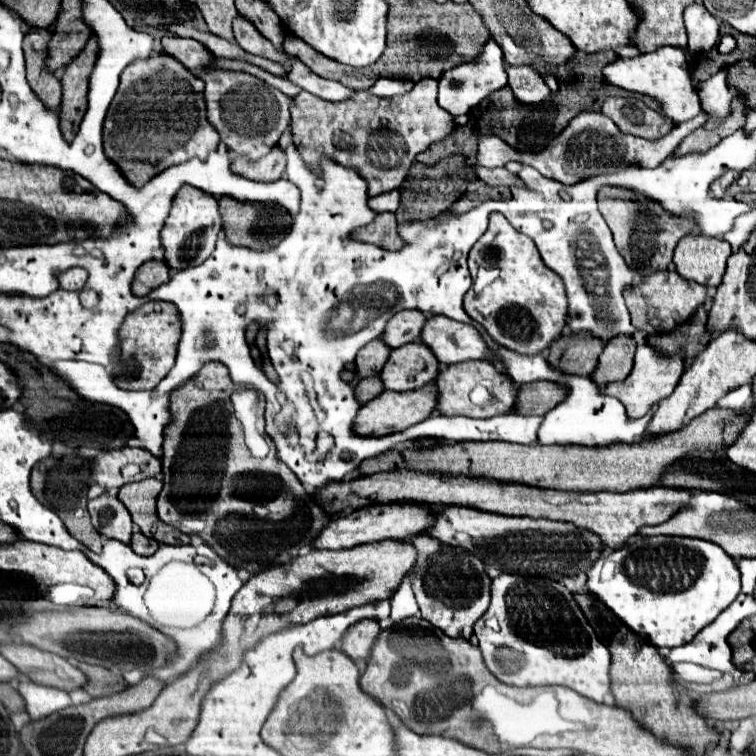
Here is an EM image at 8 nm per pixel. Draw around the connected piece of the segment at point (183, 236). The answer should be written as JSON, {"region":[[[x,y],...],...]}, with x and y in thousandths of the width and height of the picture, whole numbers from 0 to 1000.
{"region":[[[242,246],[229,265],[226,283],[213,307],[213,323],[218,328],[218,349],[231,357],[263,352],[284,331],[290,304],[292,304],[292,283],[287,265],[261,249]]]}

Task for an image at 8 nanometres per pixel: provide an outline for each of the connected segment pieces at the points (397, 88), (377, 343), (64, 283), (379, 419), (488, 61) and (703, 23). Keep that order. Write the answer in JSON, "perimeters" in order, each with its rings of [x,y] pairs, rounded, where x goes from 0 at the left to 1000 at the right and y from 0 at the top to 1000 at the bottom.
{"perimeters":[[[[501,103],[501,106],[496,108],[496,114],[491,114],[491,116],[488,116],[488,122],[491,122],[491,124],[496,124],[496,127],[507,127],[507,130],[512,130],[512,127],[536,124],[536,122],[541,122],[544,116],[546,116],[546,108],[541,108],[541,106]]],[[[491,450],[488,455],[483,455],[480,463],[475,463],[475,471],[470,474],[470,487],[472,487],[472,497],[475,500],[491,500],[499,497],[507,487],[507,481],[512,479],[515,471],[515,460],[501,450]]],[[[94,354],[83,362],[78,362],[78,376],[83,384],[104,386],[104,384],[110,384],[112,373],[115,373],[115,357],[110,357],[110,354]]],[[[565,508],[554,516],[544,516],[544,519],[504,519],[499,526],[493,526],[491,532],[480,534],[478,542],[472,545],[472,553],[467,556],[467,571],[472,577],[515,577],[522,571],[530,571],[546,561],[560,558],[567,548],[575,545],[575,532],[578,532],[578,516],[575,508]]],[[[647,53],[639,61],[639,69],[631,77],[631,82],[610,85],[583,101],[583,106],[581,106],[581,140],[586,146],[591,146],[597,153],[618,151],[639,130],[644,130],[655,119],[663,119],[668,111],[671,111],[671,95],[668,95],[668,85],[665,85],[665,69],[655,53]]],[[[914,5],[905,13],[903,22],[914,69],[935,69],[951,56],[951,29],[933,13],[930,5]]]]}

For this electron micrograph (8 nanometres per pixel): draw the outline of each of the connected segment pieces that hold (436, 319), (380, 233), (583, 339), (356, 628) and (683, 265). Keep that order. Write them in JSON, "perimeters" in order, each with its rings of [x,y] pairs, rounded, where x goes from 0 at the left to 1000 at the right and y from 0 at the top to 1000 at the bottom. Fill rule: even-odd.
{"perimeters":[[[[570,418],[560,431],[557,452],[570,460],[578,479],[591,484],[615,476],[639,476],[647,468],[639,447],[623,429],[591,418]]],[[[517,280],[499,283],[491,296],[472,302],[470,307],[464,307],[464,312],[470,312],[470,317],[475,317],[475,320],[496,323],[509,331],[528,331],[536,325],[533,315],[525,307],[522,283],[517,283]]],[[[758,442],[742,444],[726,458],[724,479],[745,492],[745,495],[763,495],[779,497],[790,484],[790,471],[798,463],[798,452],[792,447],[776,442]]],[[[478,820],[456,836],[451,847],[451,860],[470,876],[483,873],[488,870],[499,839],[501,839],[501,825],[496,820]]],[[[903,312],[893,328],[890,349],[896,362],[930,378],[951,378],[959,362],[967,325],[959,317],[933,312]]]]}

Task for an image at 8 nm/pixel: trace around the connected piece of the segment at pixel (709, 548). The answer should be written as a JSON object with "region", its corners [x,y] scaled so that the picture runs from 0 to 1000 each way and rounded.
{"region":[[[837,709],[835,714],[829,714],[827,722],[811,728],[806,735],[795,735],[782,754],[776,754],[776,783],[782,788],[787,788],[792,796],[798,796],[835,836],[840,836],[843,841],[848,841],[851,847],[856,847],[858,852],[864,852],[866,857],[893,857],[893,854],[903,854],[911,847],[917,847],[917,841],[933,831],[935,825],[940,825],[978,786],[980,780],[980,762],[978,762],[978,751],[970,743],[970,738],[964,733],[956,730],[956,725],[951,725],[943,717],[935,714],[922,714],[922,712],[898,712],[898,709],[864,709],[864,712],[853,712],[853,709]]]}

